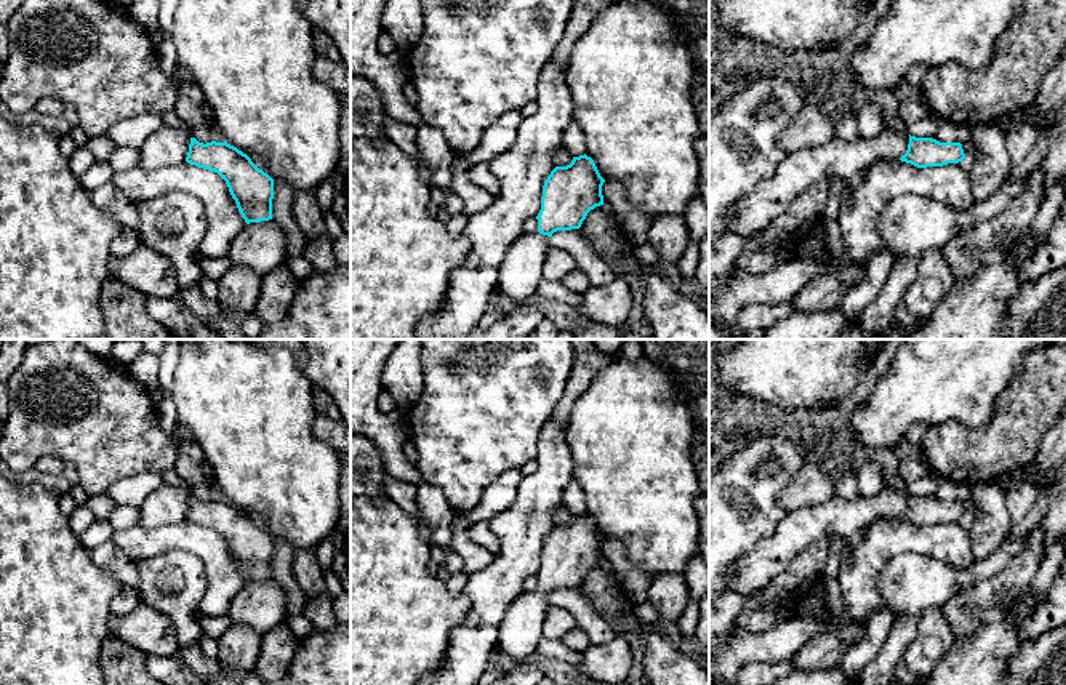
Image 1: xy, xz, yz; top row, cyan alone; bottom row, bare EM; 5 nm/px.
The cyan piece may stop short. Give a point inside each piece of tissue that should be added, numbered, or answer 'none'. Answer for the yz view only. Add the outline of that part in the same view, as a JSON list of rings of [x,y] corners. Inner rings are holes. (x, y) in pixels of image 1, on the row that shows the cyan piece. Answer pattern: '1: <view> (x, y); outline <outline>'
1: yz (969, 148); outline [[[972,138],[962,144],[962,149],[964,149],[965,158],[973,160],[976,157],[976,146]]]

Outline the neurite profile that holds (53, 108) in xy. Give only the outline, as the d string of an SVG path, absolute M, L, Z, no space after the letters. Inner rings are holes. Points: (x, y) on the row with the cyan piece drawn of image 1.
M42 98L34 109L48 117L62 117L66 104L54 98Z

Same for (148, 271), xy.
M144 243L125 258L110 258L109 278L152 298L178 296L181 291L171 261Z

